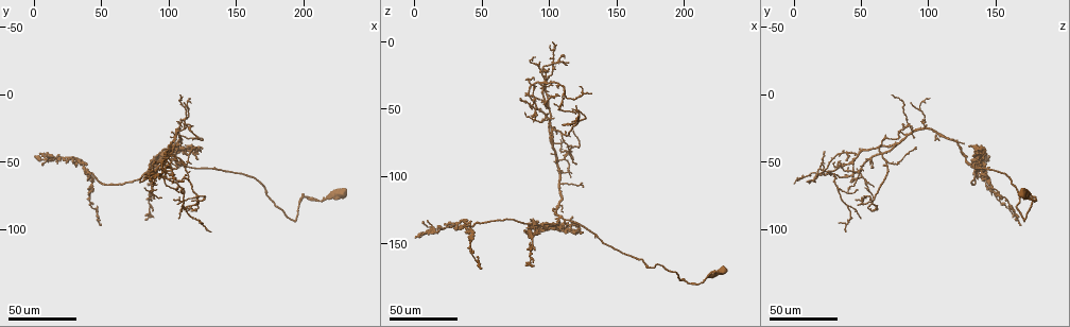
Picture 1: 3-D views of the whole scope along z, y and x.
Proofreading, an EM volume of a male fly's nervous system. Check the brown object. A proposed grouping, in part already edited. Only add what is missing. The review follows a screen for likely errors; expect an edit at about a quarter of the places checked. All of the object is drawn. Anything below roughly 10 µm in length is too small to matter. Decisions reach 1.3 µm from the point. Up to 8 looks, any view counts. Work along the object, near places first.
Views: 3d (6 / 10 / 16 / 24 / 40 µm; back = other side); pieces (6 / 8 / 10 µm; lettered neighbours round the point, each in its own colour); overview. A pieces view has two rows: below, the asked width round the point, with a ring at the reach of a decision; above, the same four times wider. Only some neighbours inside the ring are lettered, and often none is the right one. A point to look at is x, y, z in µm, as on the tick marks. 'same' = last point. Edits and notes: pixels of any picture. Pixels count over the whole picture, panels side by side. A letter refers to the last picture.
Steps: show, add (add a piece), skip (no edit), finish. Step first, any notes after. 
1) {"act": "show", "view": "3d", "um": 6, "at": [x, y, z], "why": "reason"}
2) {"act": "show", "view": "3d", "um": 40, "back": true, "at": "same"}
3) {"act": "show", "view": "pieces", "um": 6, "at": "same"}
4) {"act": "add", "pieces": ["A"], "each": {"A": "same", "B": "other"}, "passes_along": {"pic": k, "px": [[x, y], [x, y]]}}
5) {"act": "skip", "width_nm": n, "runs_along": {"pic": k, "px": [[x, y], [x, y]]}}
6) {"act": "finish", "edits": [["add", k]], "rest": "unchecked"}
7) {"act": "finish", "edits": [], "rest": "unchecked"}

{"act": "show", "view": "3d", "um": 24, "at": [108, 38, 74], "why": "branch stops here"}

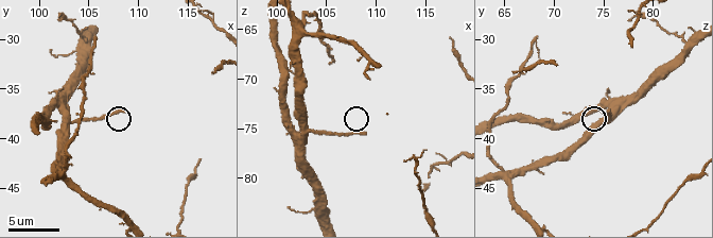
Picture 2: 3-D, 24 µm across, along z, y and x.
{"act": "show", "view": "pieces", "um": 8, "at": [108.8, 37.0, 75.4]}

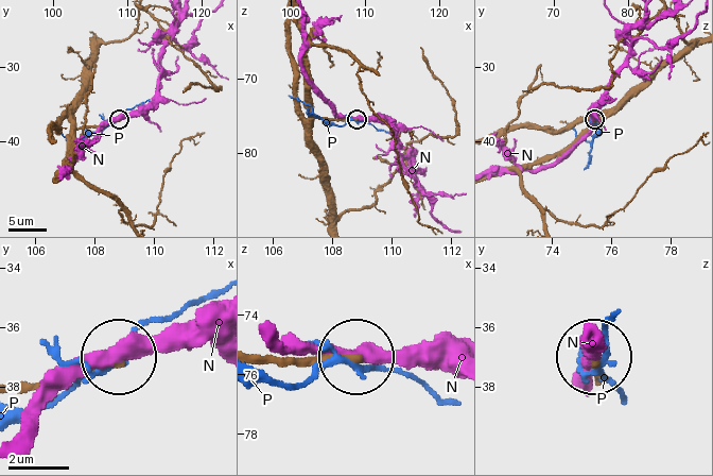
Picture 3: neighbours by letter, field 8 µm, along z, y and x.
{"act": "skip", "each": {"N": "other", "P": "other"}, "runs_along": {"pic": 3, "px": [[19, 391], [116, 362]]}, "found": "no lettered piece goes on from it"}

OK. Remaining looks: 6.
{"act": "show", "view": "3d", "um": 24, "at": [102, 52, 56], "why": "tapers out"}

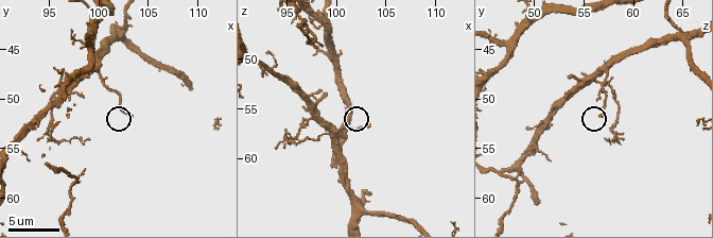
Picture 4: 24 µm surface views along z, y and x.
{"act": "show", "view": "pieces", "um": 10, "at": [103.2, 51.6, 56.6]}

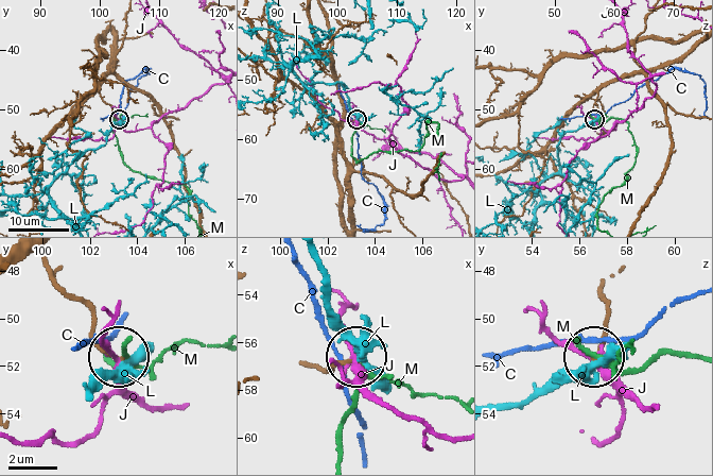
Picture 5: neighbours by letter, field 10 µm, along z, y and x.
{"act": "skip", "each": {"C": "other", "J": "other", "L": "other", "M": "other"}, "found": "none of them fits"}

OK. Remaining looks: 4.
{"act": "show", "view": "3d", "um": 40, "at": [118, 82, 46], "why": "tapers out"}

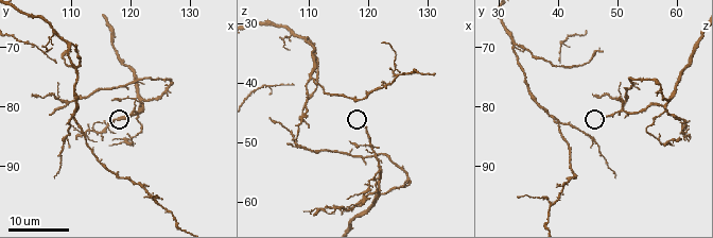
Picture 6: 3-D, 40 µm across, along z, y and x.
{"act": "show", "view": "pieces", "um": 10, "at": [119.5, 81.5, 47.0]}

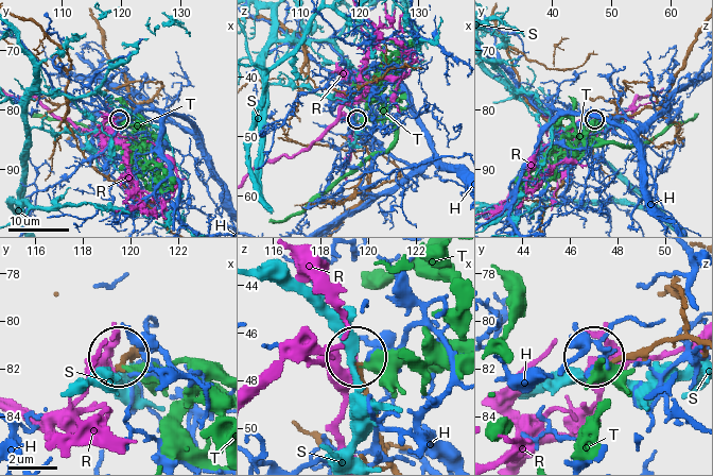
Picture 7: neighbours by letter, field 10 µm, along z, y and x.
{"act": "skip", "each": {"H": "other", "R": "other", "S": "other", "T": "other"}, "found": "no lettered piece goes on from it"}

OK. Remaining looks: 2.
{"act": "show", "view": "3d", "um": 16, "at": [117.0, 78.5, 50.0], "why": "an open end"}

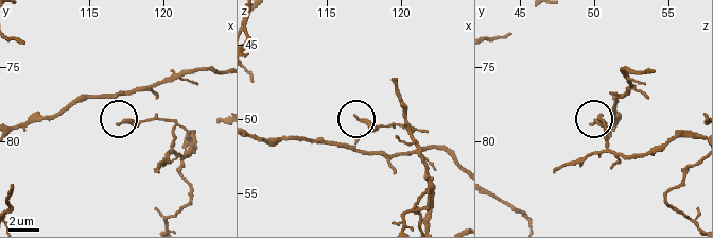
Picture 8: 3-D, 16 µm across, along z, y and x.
{"act": "show", "view": "pieces", "um": 8, "at": [116.8, 78.8, 49.8]}

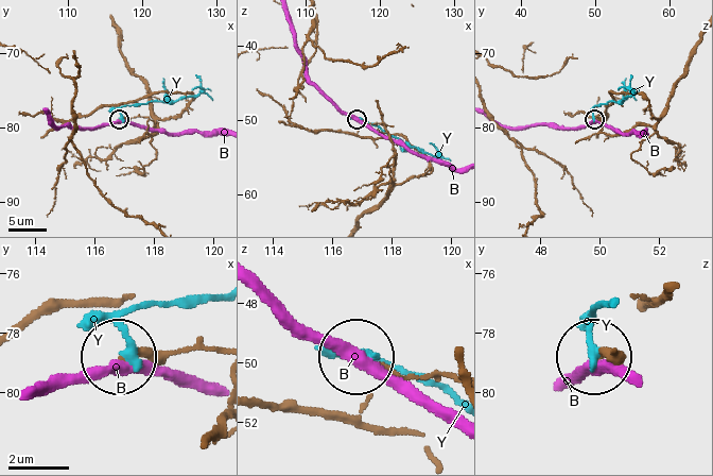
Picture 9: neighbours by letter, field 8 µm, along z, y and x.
{"act": "skip", "width_nm": 180, "each": {"B": "other", "Y": "other"}, "runs_along": {"pic": 9, "px": [[215, 351], [119, 358]]}, "found": "no lettered piece goes on from it"}

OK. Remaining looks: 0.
{"act": "finish", "edits": [], "rest": "unchecked"}

